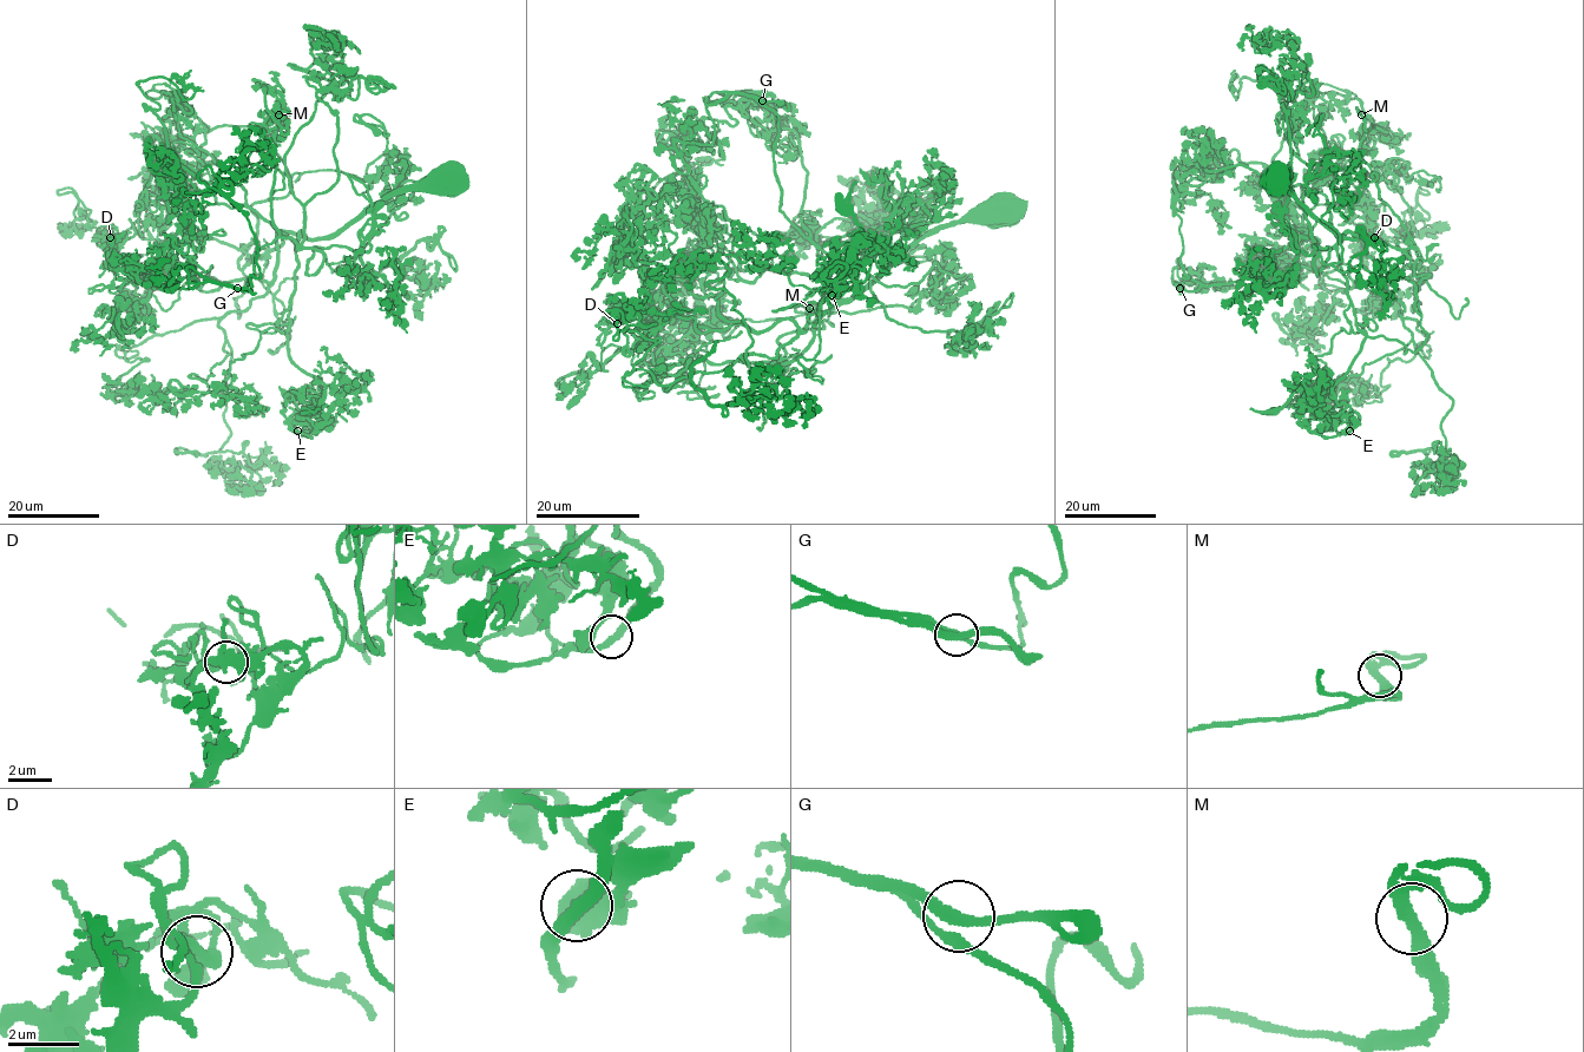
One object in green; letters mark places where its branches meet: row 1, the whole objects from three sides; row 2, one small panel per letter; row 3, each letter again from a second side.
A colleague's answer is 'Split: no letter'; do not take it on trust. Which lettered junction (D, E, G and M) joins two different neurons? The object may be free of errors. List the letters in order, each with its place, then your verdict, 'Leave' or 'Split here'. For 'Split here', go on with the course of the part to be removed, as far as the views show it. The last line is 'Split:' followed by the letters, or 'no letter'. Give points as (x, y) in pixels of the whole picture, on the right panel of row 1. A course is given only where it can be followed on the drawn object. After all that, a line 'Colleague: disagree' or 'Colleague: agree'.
D: Place: (1374, 237). Leave
E: Place: (1349, 431). Leave
G: Place: (1180, 288). Leave
M: Place: (1361, 114). Leave
Split: no letter
Colleague: agree

